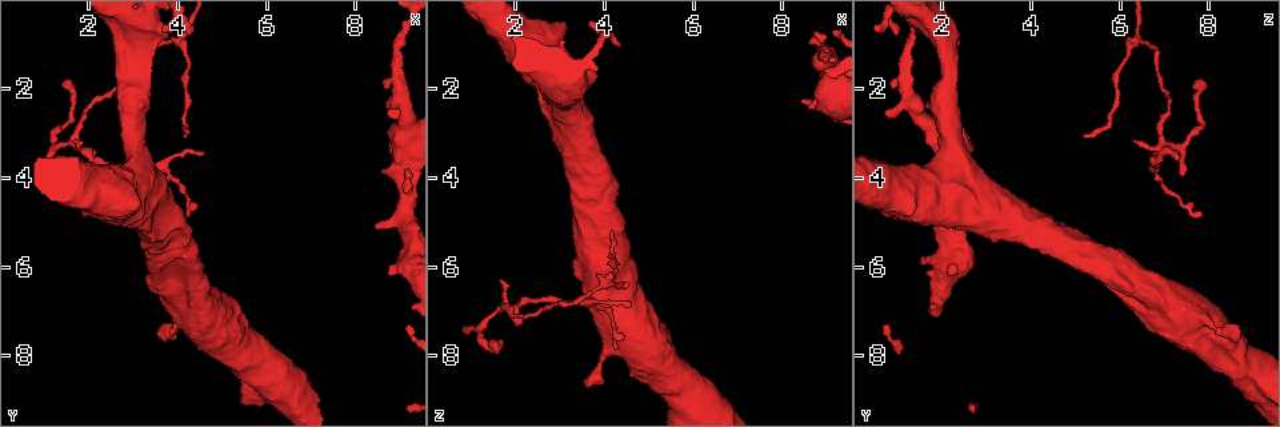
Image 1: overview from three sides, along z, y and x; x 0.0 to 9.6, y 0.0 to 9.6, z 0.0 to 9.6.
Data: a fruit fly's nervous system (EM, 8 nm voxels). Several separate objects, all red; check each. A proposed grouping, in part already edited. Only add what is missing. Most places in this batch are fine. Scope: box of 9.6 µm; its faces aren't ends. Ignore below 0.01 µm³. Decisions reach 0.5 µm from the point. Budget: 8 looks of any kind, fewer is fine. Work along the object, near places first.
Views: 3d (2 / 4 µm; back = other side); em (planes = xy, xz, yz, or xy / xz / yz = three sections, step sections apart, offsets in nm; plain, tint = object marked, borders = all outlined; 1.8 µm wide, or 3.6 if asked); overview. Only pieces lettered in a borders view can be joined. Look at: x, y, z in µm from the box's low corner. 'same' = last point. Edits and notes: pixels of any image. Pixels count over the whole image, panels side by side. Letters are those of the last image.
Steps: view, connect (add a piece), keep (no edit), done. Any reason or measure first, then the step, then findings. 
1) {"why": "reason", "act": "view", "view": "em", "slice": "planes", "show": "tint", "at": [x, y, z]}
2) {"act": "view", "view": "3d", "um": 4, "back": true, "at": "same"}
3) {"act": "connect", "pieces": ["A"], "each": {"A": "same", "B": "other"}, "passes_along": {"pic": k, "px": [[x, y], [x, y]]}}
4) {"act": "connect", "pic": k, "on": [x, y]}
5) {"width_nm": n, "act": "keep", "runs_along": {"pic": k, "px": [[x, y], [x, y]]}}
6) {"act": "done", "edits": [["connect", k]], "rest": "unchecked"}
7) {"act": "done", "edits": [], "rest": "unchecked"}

{"why": "free end", "act": "view", "view": "3d", "um": 2, "at": [4.25, 4.85, 7.80]}

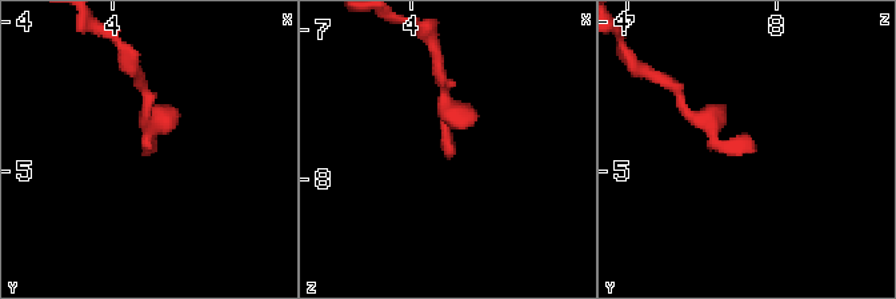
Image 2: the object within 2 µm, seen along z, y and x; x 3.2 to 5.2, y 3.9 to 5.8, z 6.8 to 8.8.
{"act": "view", "view": "em", "slice": "planes", "show": "borders", "at": [4.26, 4.88, 7.86]}

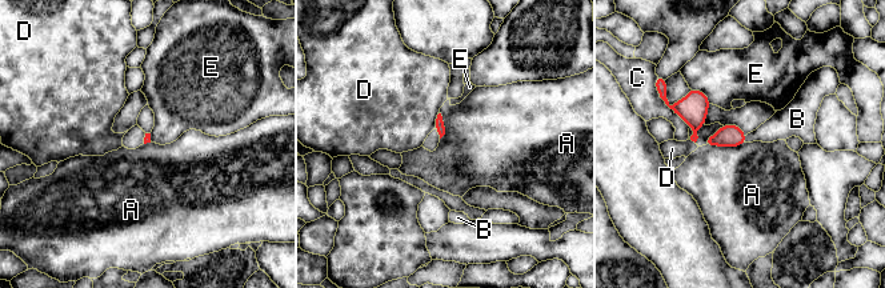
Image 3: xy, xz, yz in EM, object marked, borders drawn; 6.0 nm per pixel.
{"act": "keep", "each": {"A": "other", "B": "other", "C": "other", "D": "other", "E": "other"}, "border": {"pic": 3, "px": [[745, 142], [737, 146], [705, 146]]}, "found": "no lettered piece goes on from it"}

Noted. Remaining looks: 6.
{"why": "an open end", "act": "view", "view": "3d", "um": 2, "at": [3.50, 7.50, 8.60]}

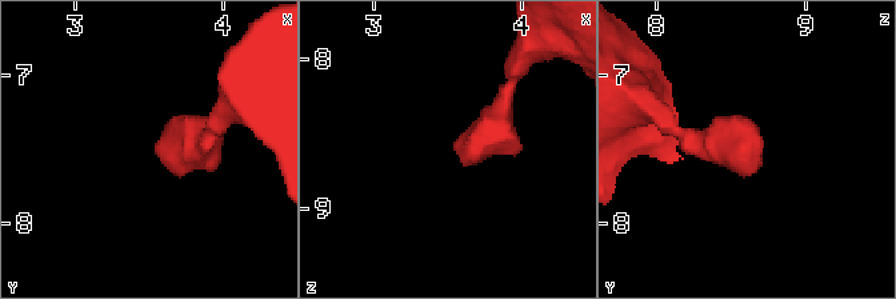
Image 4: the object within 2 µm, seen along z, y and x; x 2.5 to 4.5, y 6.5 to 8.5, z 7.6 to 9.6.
{"why": "need the tissue", "act": "view", "view": "em", "slice": "planes", "show": "borders", "at": [3.54, 7.48, 8.58]}

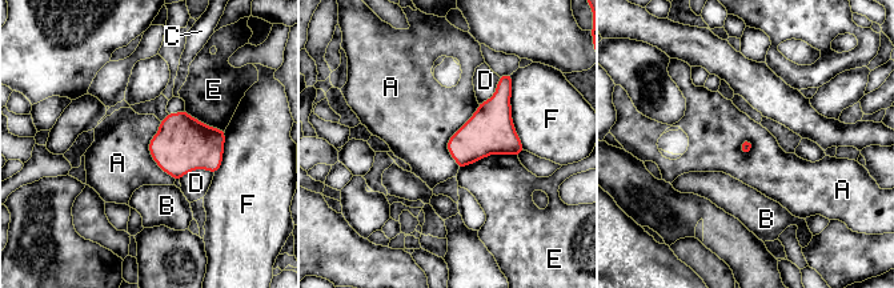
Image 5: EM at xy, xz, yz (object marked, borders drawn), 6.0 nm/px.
{"act": "keep", "each": {"A": "other", "B": "other", "C": "other", "D": "other", "E": "other", "F": "other"}, "border": {"pic": 5, "px": [[478, 104], [446, 144], [458, 168]]}, "found": "no lettered piece goes on from it"}

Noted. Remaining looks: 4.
{"why": "branch stops here", "act": "view", "view": "em", "um": 3.6, "slice": "planes", "show": "borders", "at": [4.20, 3.10, 5.20]}

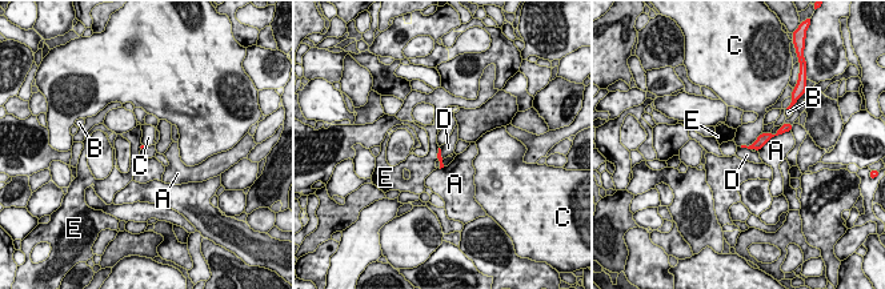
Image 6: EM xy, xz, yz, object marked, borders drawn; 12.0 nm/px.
{"longest_contact_nm": ["A", 400], "act": "keep", "each": {"A": "other", "B": "other", "C": "other", "D": "other", "E": "other"}, "border": {"pic": 6, "px": [[439, 148], [443, 159]]}, "found": "none of them fits"}

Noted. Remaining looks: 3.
{"act": "done", "edits": [], "rest": "unchecked"}

